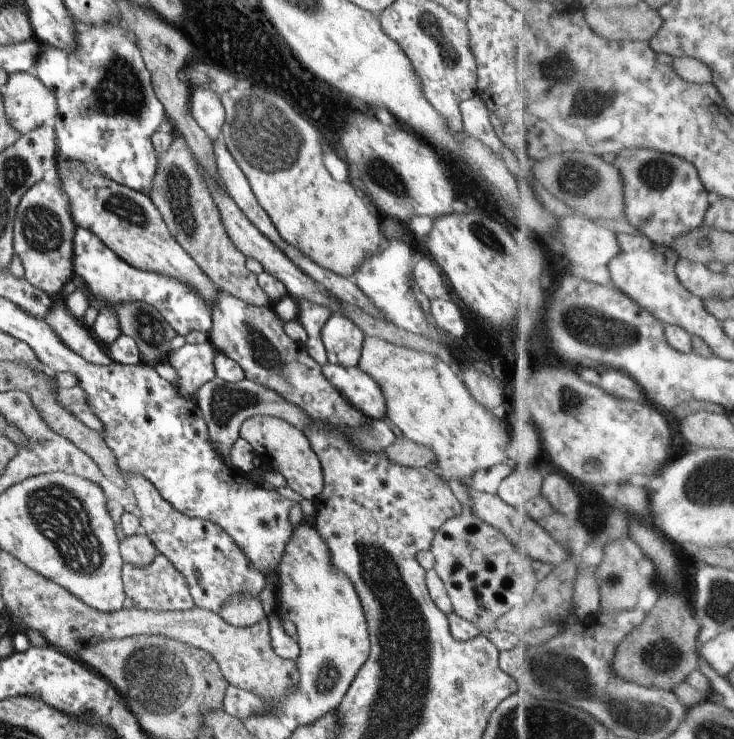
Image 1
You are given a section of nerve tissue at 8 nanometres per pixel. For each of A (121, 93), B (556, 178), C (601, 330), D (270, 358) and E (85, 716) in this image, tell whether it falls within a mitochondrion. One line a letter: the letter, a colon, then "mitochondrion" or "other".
A: mitochondrion
B: mitochondrion
C: mitochondrion
D: mitochondrion
E: other

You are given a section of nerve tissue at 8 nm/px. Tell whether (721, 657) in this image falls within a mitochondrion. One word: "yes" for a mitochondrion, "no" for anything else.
no

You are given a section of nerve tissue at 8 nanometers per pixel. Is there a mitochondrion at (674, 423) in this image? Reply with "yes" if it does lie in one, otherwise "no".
no

